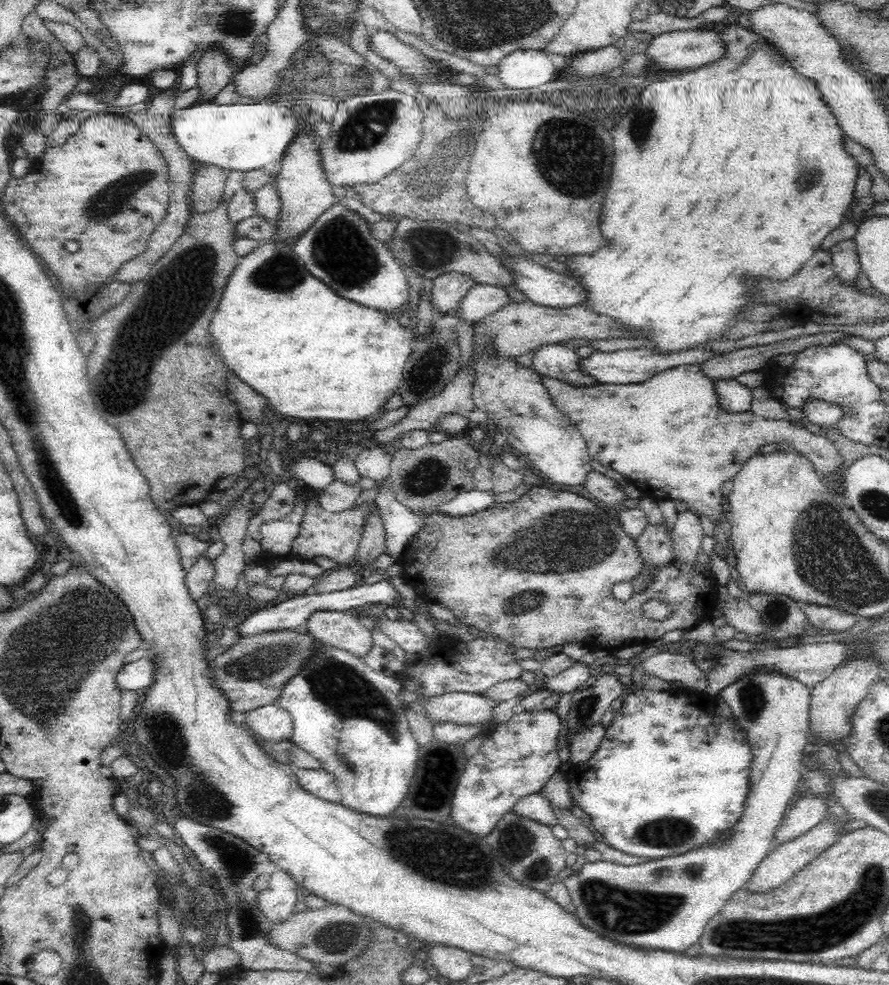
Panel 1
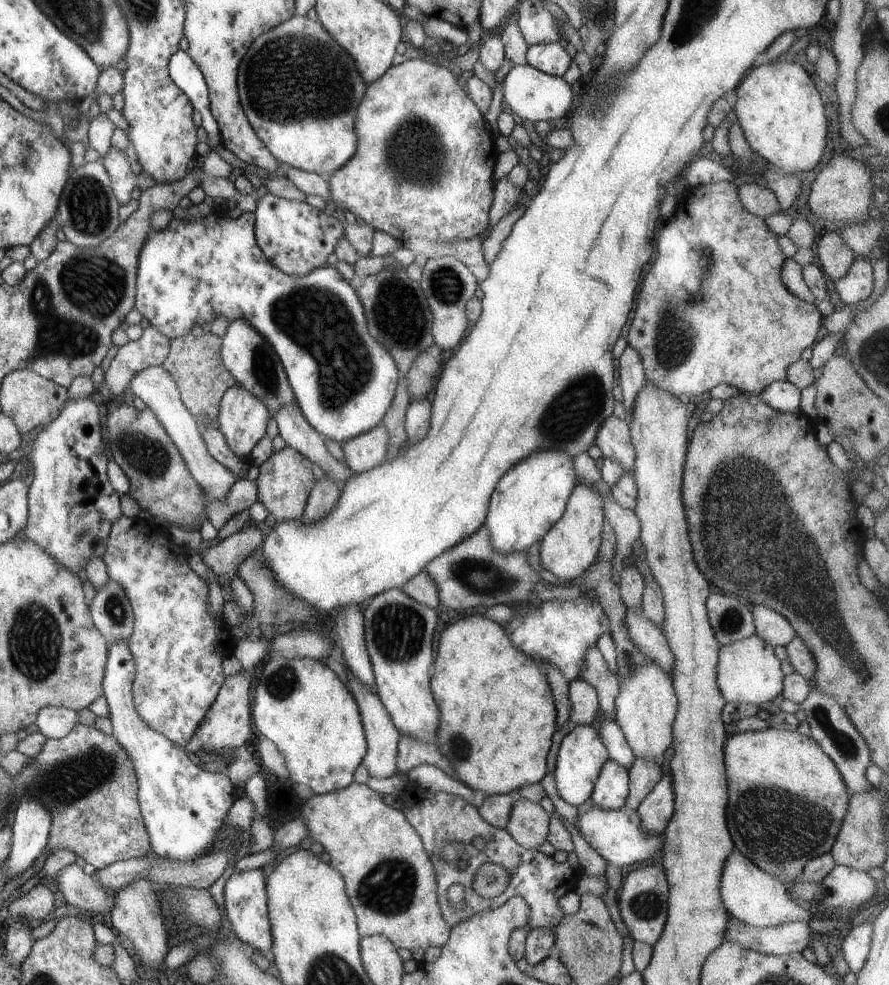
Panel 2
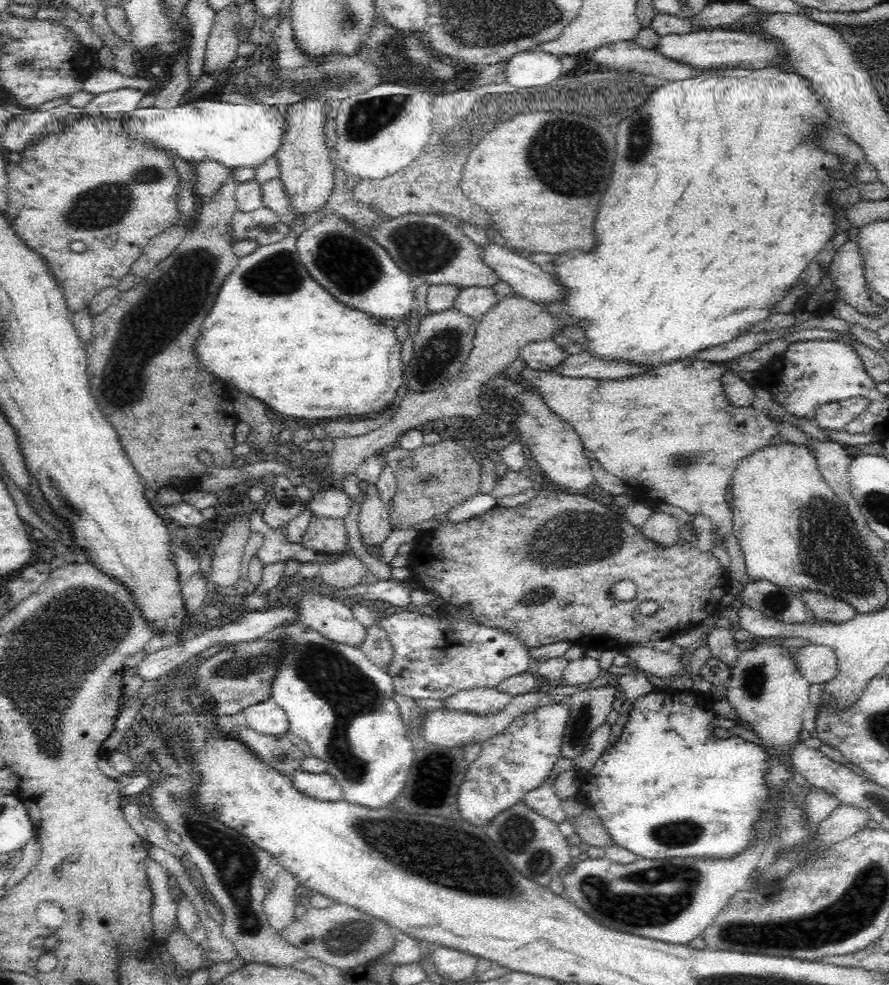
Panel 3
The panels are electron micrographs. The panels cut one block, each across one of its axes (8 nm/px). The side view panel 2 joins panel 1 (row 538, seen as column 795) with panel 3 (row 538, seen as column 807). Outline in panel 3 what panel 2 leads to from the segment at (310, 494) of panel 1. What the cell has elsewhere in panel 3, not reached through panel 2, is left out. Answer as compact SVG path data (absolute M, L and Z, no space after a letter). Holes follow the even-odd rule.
M312 516L308 530L300 543L304 548L310 548L315 553L334 553L337 556L336 552L344 553L348 547L343 520Z

